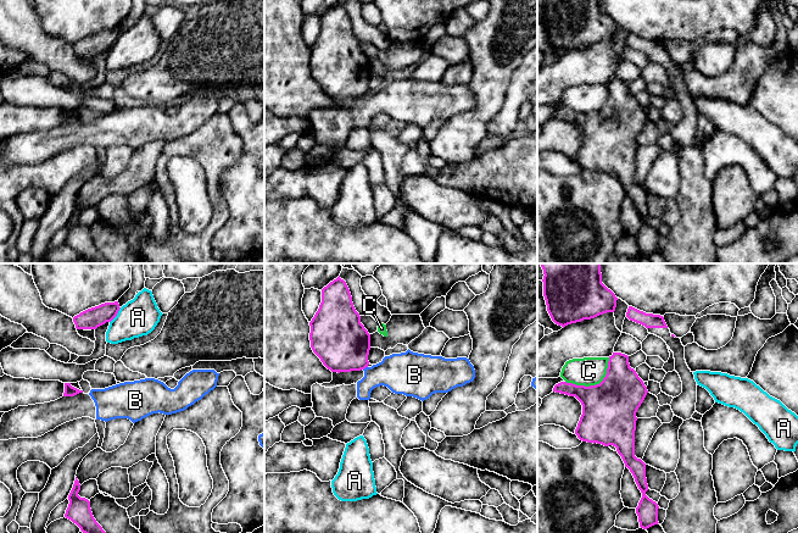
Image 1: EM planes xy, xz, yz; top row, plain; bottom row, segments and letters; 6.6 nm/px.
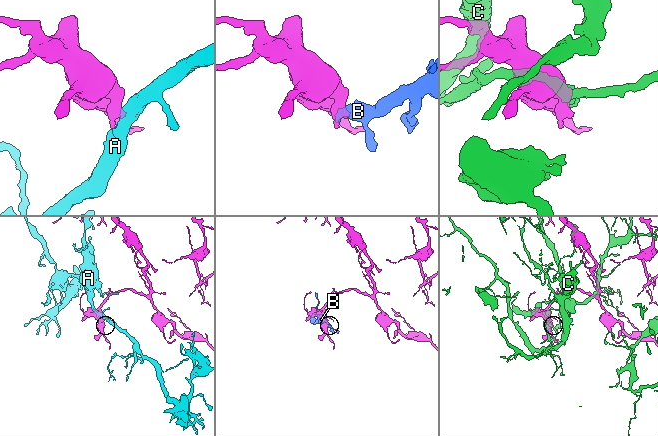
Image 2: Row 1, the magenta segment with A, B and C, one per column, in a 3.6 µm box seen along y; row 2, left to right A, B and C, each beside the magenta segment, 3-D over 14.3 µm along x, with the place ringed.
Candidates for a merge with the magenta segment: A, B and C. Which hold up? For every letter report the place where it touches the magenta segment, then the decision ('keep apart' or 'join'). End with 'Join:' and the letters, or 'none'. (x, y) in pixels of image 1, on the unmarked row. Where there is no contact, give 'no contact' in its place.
A: xy (116, 42) | keep apart
B: xz (364, 94) | keep apart
C: yz (596, 111) | keep apart
Join: none

